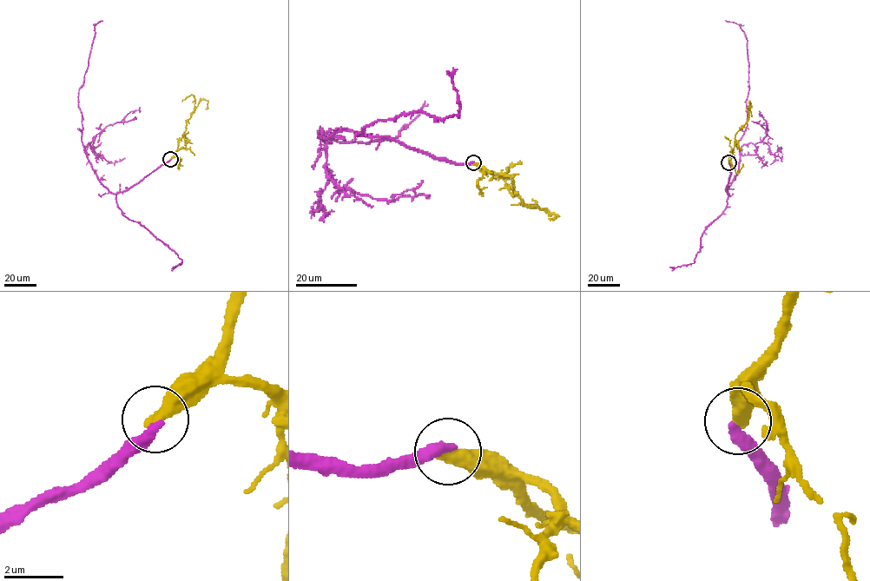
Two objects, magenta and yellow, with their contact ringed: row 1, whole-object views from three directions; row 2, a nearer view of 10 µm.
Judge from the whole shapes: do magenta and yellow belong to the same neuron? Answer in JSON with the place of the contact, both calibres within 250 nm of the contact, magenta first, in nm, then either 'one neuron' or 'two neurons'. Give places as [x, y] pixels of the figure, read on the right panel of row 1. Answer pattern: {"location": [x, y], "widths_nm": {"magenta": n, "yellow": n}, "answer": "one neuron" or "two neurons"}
{"location": [728, 162], "widths_nm": {"magenta": 420, "yellow": 500}, "answer": "two neurons"}

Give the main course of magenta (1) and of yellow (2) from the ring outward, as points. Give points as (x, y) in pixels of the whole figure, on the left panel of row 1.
1: (170, 159), (128, 189), (115, 194), (104, 187), (91, 167), (82, 141), (78, 99), (95, 25), (100, 21)
2: (170, 159), (186, 128), (187, 121), (201, 100), (208, 101), (206, 108)

